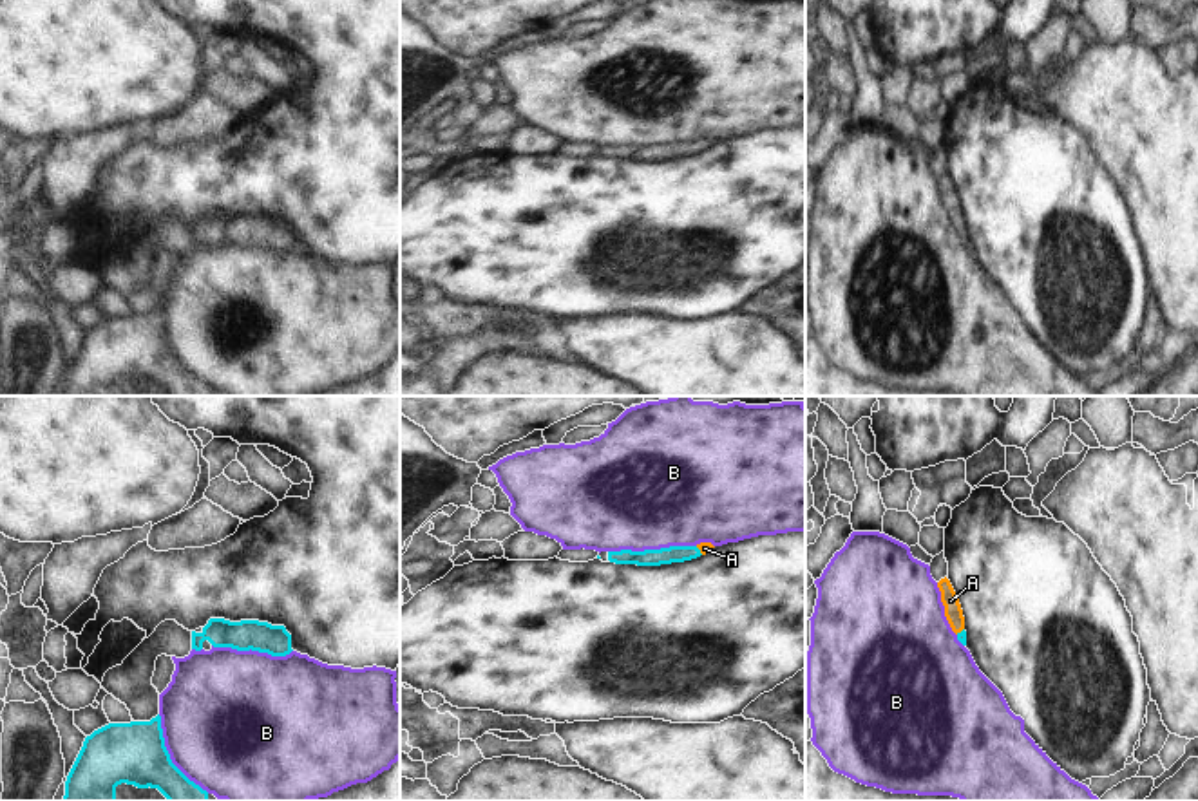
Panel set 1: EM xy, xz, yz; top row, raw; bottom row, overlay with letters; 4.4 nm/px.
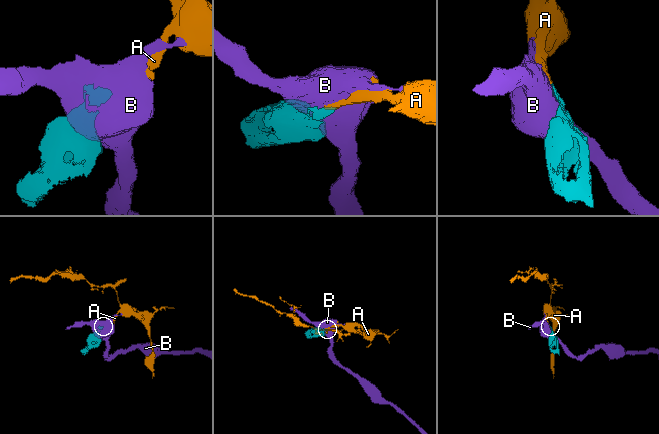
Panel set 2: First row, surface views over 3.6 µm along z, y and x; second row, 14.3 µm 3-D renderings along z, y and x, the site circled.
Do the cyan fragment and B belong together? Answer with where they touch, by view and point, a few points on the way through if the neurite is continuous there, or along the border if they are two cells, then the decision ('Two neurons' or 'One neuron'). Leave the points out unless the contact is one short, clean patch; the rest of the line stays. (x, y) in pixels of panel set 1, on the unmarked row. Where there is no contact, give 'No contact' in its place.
Touches cyan at xz (652, 145). Two neurons.

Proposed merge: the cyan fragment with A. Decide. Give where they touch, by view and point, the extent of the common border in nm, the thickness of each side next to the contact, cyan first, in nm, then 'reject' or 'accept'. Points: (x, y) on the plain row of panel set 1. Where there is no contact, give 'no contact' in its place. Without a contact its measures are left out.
xz (699, 145) | 50 nm | 80/50 nm | accept

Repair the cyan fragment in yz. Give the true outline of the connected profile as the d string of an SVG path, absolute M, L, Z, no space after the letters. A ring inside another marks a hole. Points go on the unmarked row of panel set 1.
M946 172L937 177L937 183L941 186L945 212L946 212L952 226L957 230L957 235L963 240L966 240L965 212L963 212L963 204L959 199L959 192L956 190L956 186Z

